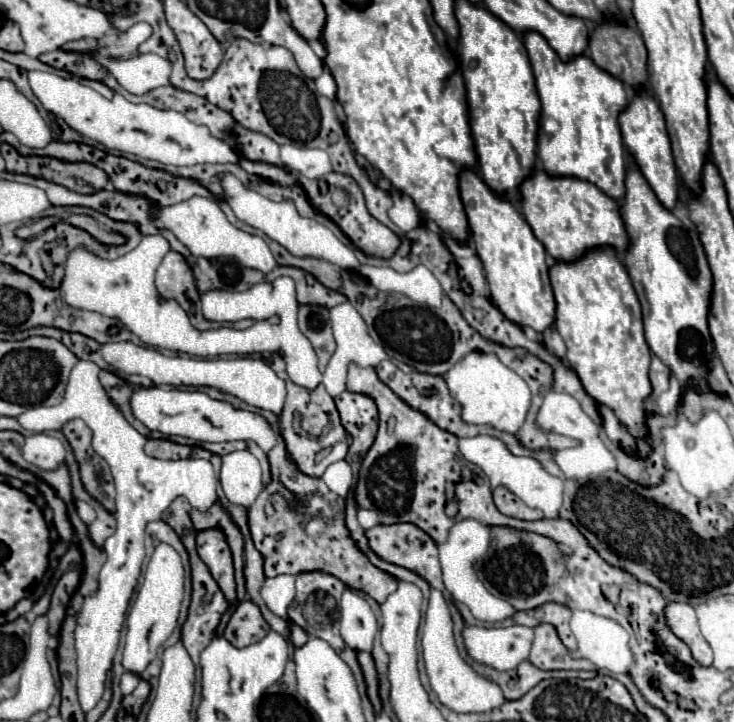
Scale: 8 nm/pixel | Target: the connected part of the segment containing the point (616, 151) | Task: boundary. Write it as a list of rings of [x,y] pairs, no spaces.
[[[525,32],[523,42],[541,100],[537,158],[541,158],[543,170],[585,178],[611,198],[621,200],[625,196],[627,158],[617,118],[629,102],[623,82],[601,70],[587,54],[563,62],[539,32]]]

